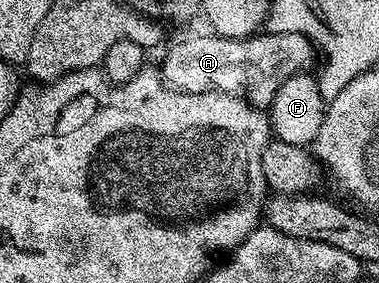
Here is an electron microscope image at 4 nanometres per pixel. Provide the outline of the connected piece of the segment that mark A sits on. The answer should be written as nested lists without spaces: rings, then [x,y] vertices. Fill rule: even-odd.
[[[295,32],[259,33],[247,39],[229,39],[216,33],[181,39],[165,55],[159,74],[175,91],[223,91],[240,95],[250,104],[268,108],[280,86],[292,75],[312,72],[314,40]]]

